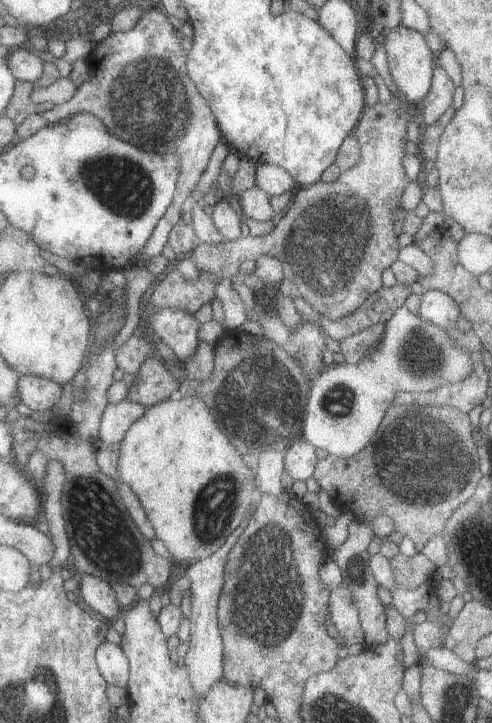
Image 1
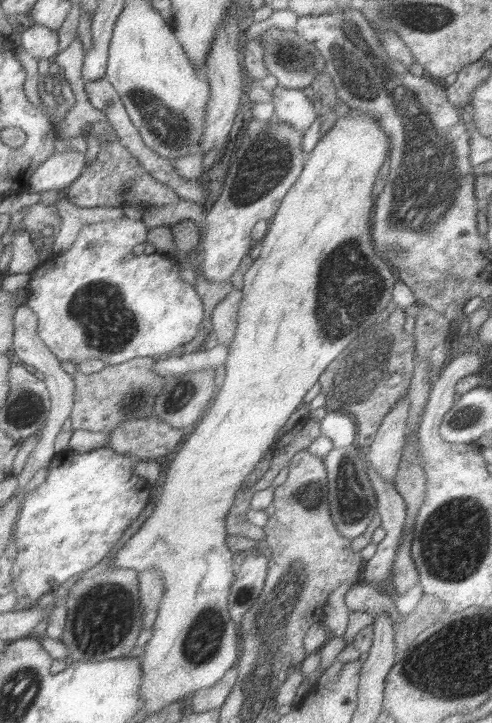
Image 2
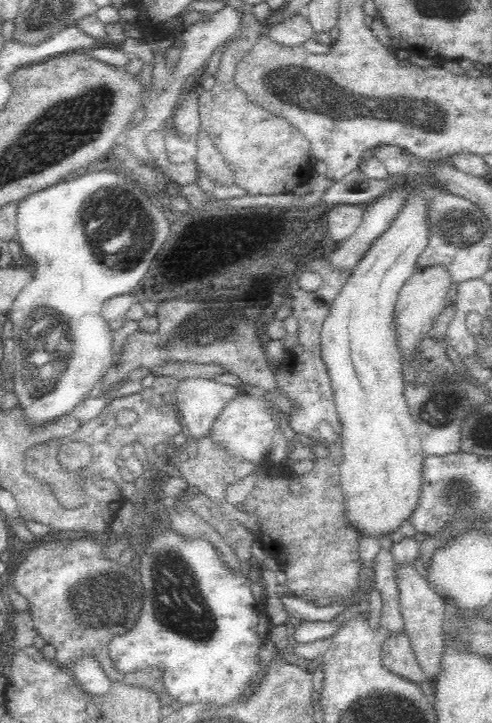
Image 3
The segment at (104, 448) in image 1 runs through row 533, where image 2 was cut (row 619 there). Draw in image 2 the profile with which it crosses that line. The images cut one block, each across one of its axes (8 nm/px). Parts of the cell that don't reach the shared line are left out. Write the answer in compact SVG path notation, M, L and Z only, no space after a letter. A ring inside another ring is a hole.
M151 570L141 574L141 602L143 602L143 632L153 628L159 612L161 612L161 604L163 604L163 594L165 594L165 580L159 572Z

